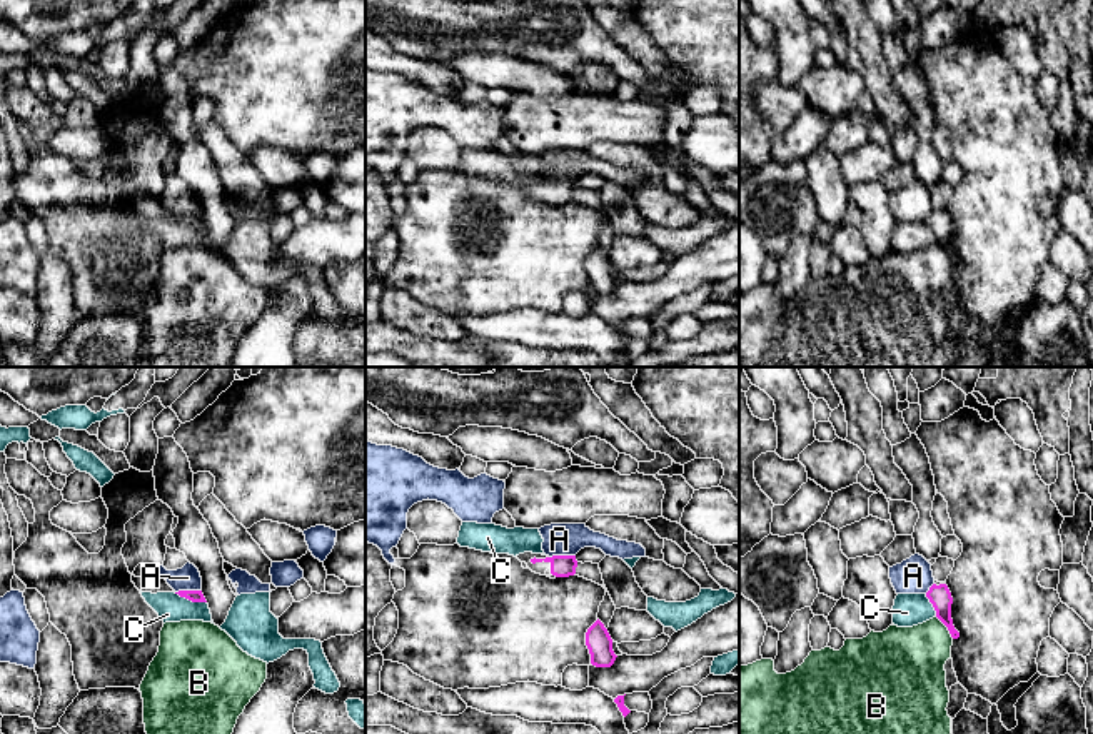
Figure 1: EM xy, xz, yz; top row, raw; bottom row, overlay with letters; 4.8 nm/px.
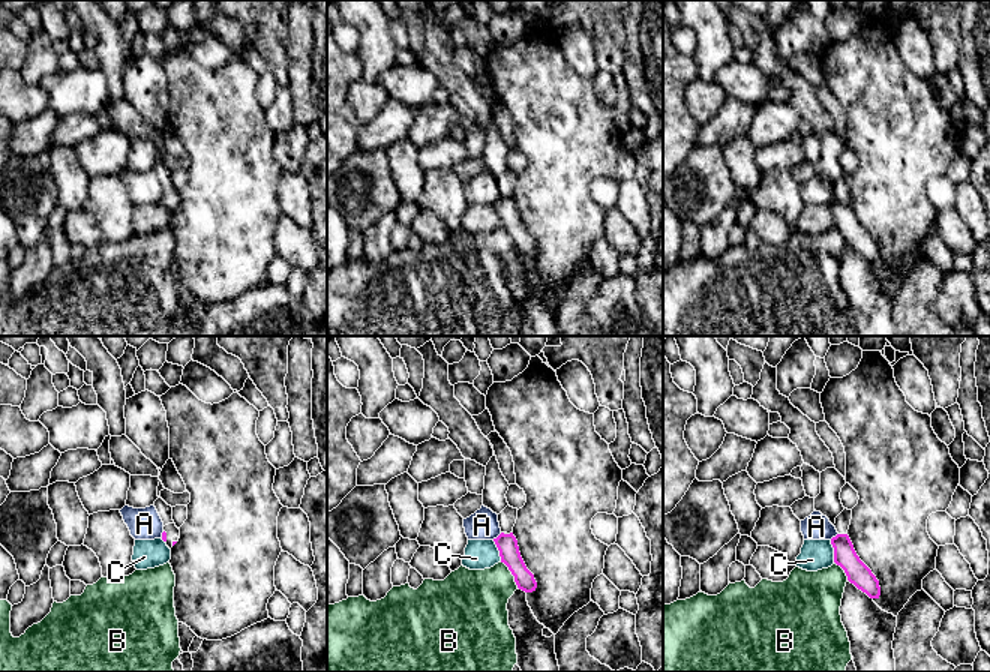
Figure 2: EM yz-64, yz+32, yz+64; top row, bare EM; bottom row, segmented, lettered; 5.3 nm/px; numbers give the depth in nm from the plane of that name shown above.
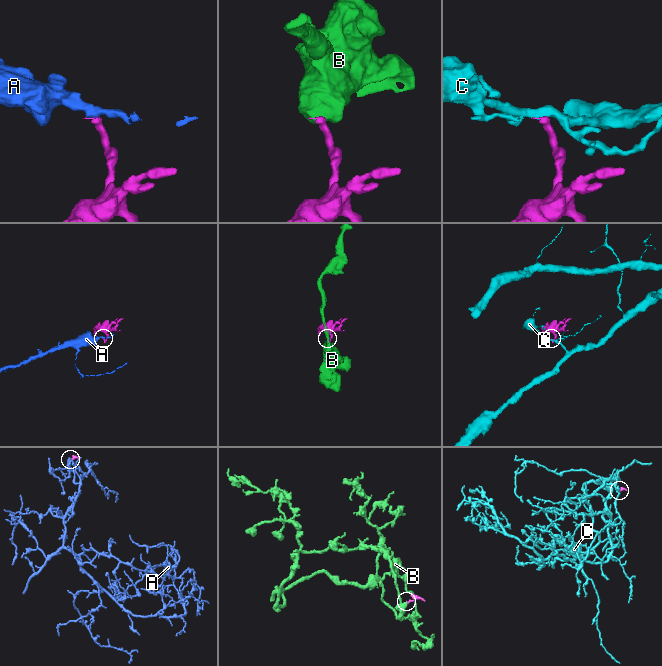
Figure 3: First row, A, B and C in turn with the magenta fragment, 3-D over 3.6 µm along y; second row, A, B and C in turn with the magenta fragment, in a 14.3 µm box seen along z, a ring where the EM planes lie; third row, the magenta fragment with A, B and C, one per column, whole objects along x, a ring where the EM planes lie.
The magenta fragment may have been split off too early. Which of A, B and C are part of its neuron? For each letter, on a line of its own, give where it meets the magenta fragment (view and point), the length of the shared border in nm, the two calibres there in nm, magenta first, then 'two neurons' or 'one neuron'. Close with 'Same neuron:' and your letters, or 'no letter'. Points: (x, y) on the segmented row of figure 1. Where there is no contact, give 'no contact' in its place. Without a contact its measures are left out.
A: meets magenta in xy at (187, 591); contact 130 nm long; 60 nm thick on the magenta side, 120 nm on the other; two neurons
B: meets magenta in yz at (946, 626); contact 140 nm long; 110 nm thick on the magenta side, 340 nm on the other; two neurons
C: meets magenta in xy at (191, 599); contact 170 nm long; 60 nm thick on the magenta side, 140 nm on the other; two neurons
Same neuron: no letter

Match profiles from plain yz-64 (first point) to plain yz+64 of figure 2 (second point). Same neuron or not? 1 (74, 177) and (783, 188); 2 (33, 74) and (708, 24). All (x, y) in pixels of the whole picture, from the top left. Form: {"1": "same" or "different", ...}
{"1": "different", "2": "same"}

